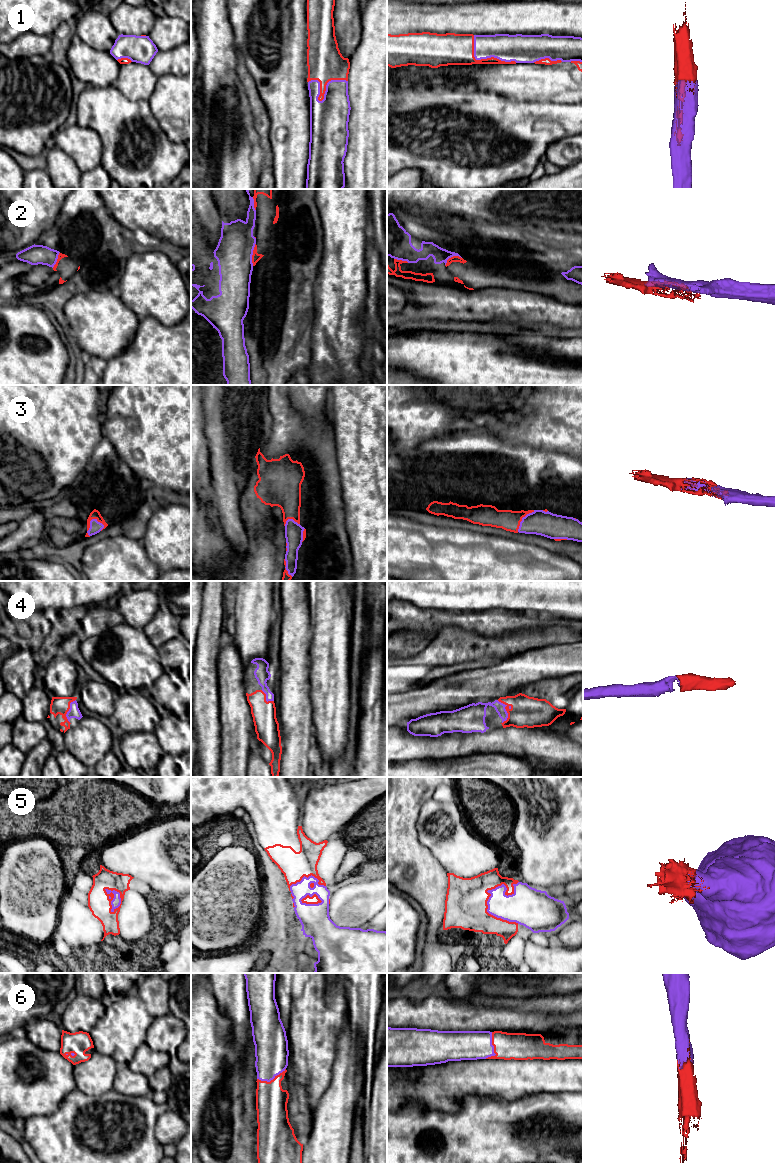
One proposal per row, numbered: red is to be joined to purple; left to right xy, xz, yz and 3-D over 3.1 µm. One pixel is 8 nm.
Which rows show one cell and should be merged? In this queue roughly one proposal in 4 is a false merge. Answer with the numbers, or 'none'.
1, 3, 4, 5, 6

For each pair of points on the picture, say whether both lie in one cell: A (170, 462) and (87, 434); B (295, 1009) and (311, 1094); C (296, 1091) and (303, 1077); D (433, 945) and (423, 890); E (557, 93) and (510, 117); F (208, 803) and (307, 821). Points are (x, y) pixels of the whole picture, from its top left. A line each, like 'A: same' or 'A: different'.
A: different
B: same
C: different
D: same
E: different
F: different

